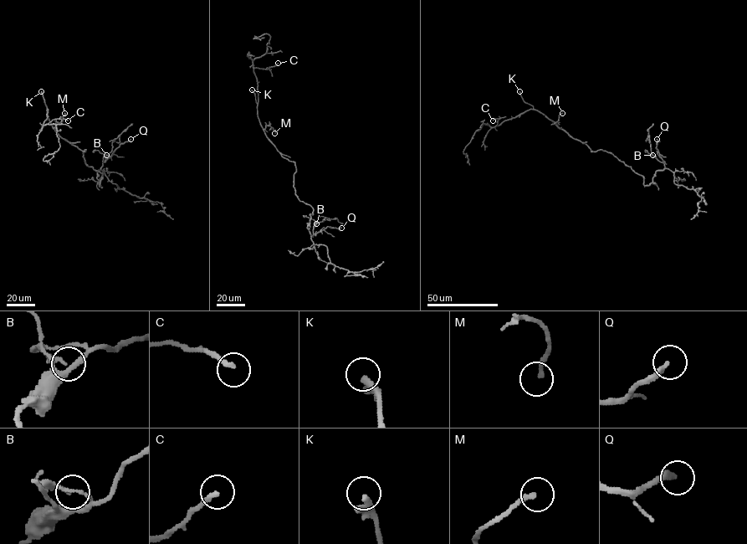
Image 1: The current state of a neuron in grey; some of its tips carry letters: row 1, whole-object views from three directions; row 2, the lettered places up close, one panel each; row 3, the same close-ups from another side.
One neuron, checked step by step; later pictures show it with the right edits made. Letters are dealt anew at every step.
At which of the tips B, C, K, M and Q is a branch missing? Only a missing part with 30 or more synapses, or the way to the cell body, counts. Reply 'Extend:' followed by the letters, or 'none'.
Extend: K, Q

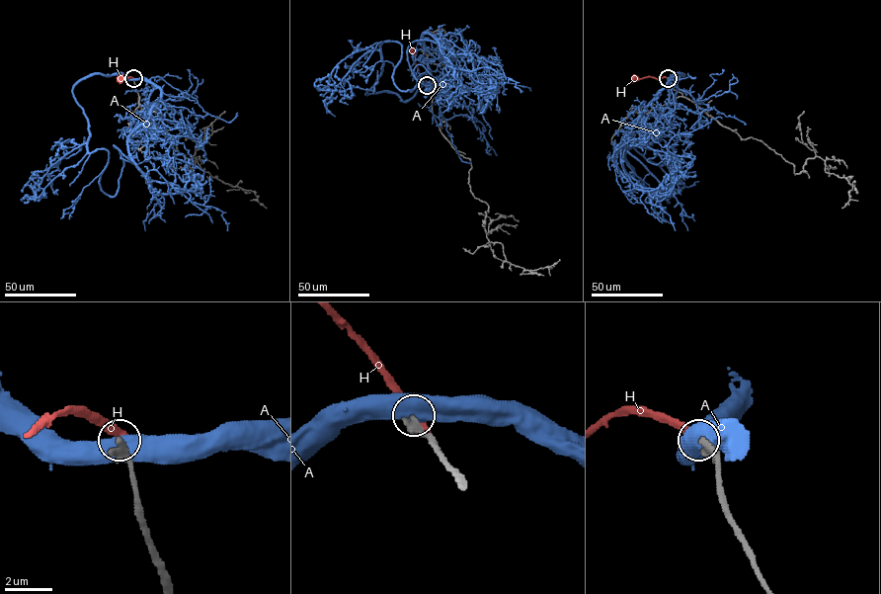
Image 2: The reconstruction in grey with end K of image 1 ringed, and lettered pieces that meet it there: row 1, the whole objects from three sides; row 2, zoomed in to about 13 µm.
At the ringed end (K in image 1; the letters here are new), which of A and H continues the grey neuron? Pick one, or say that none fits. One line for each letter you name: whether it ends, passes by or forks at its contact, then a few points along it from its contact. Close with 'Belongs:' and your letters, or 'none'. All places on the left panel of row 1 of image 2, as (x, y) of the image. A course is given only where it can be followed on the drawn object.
Belongs: none

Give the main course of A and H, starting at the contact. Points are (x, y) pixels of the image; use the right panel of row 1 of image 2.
A: (668, 79), (683, 75), (675, 73), (677, 94), (650, 130), (623, 149), (650, 173), (644, 186), (655, 218)
H: (669, 79), (634, 77)

